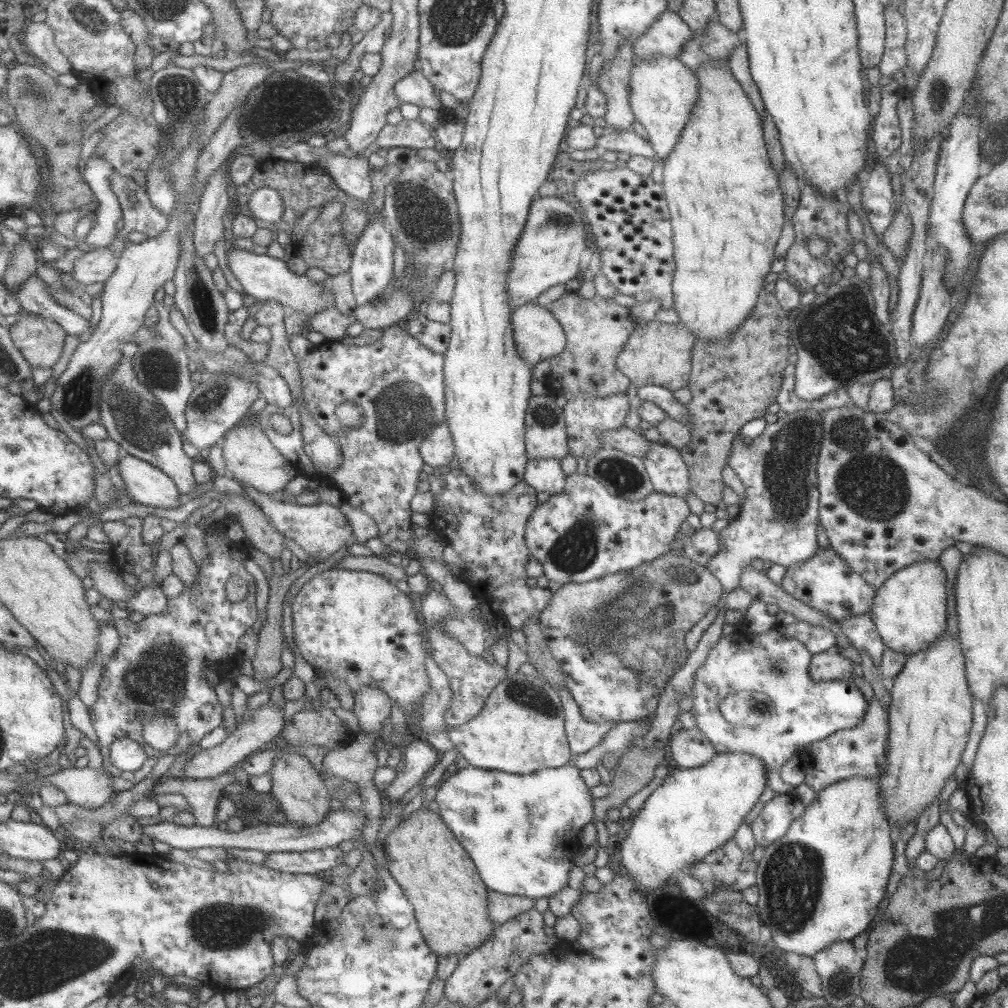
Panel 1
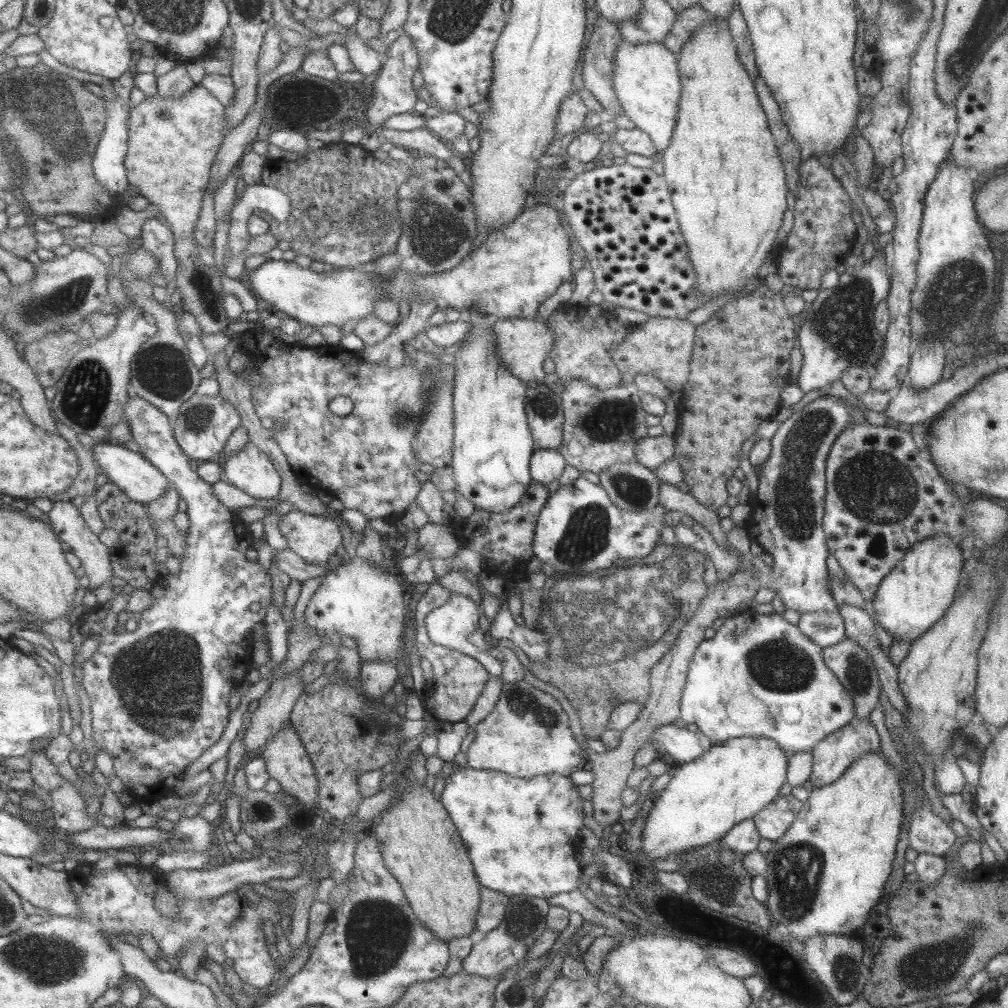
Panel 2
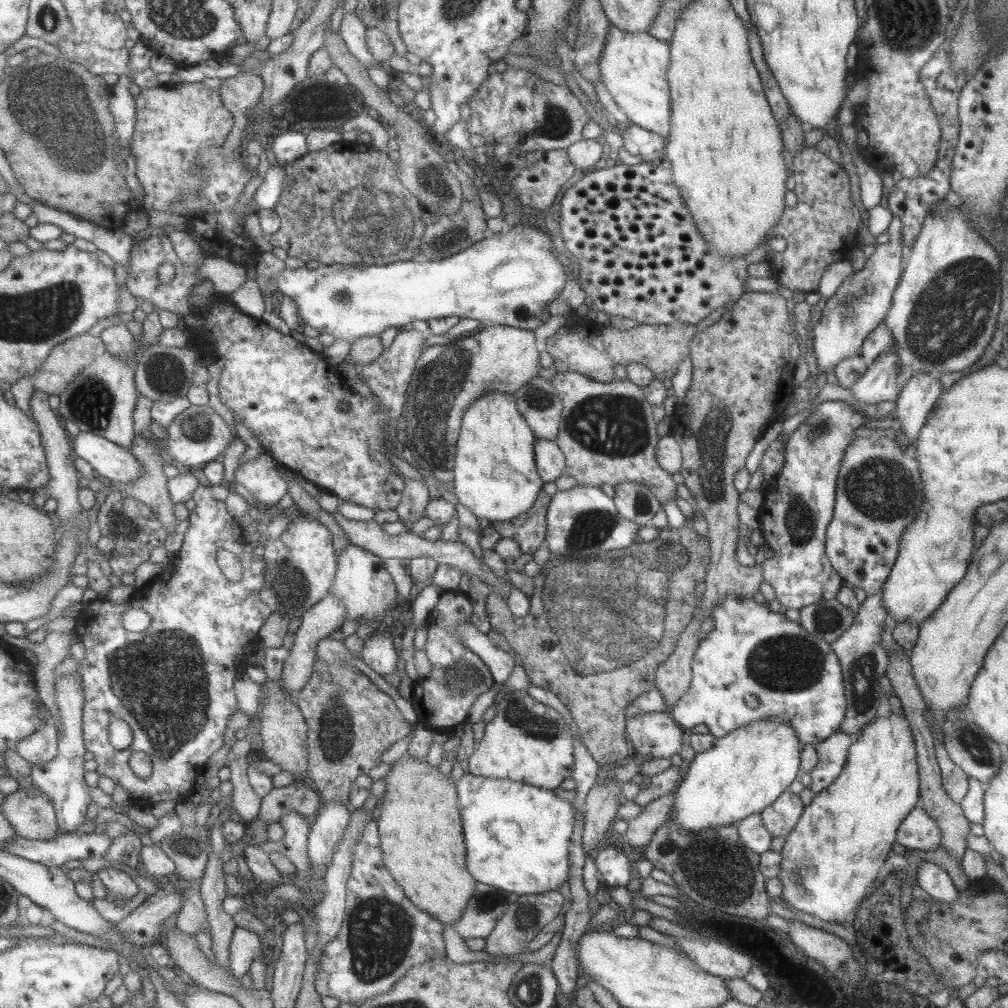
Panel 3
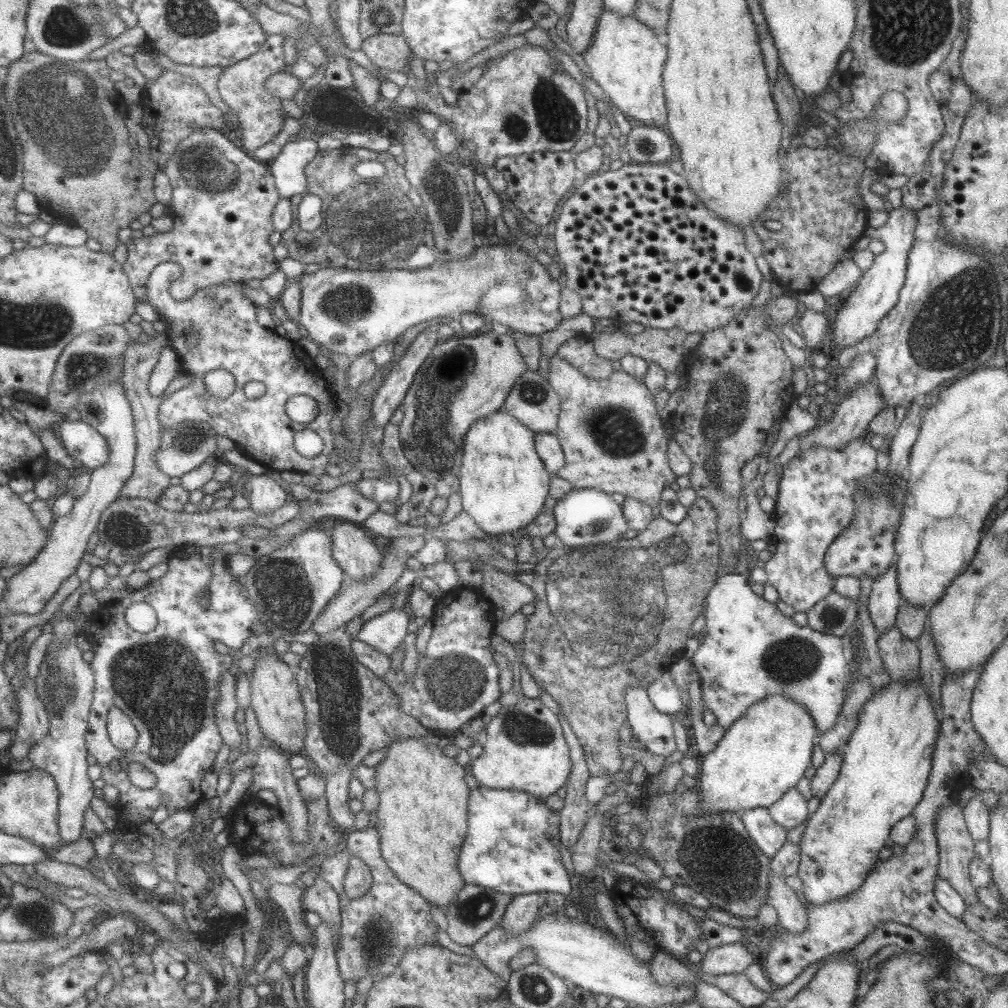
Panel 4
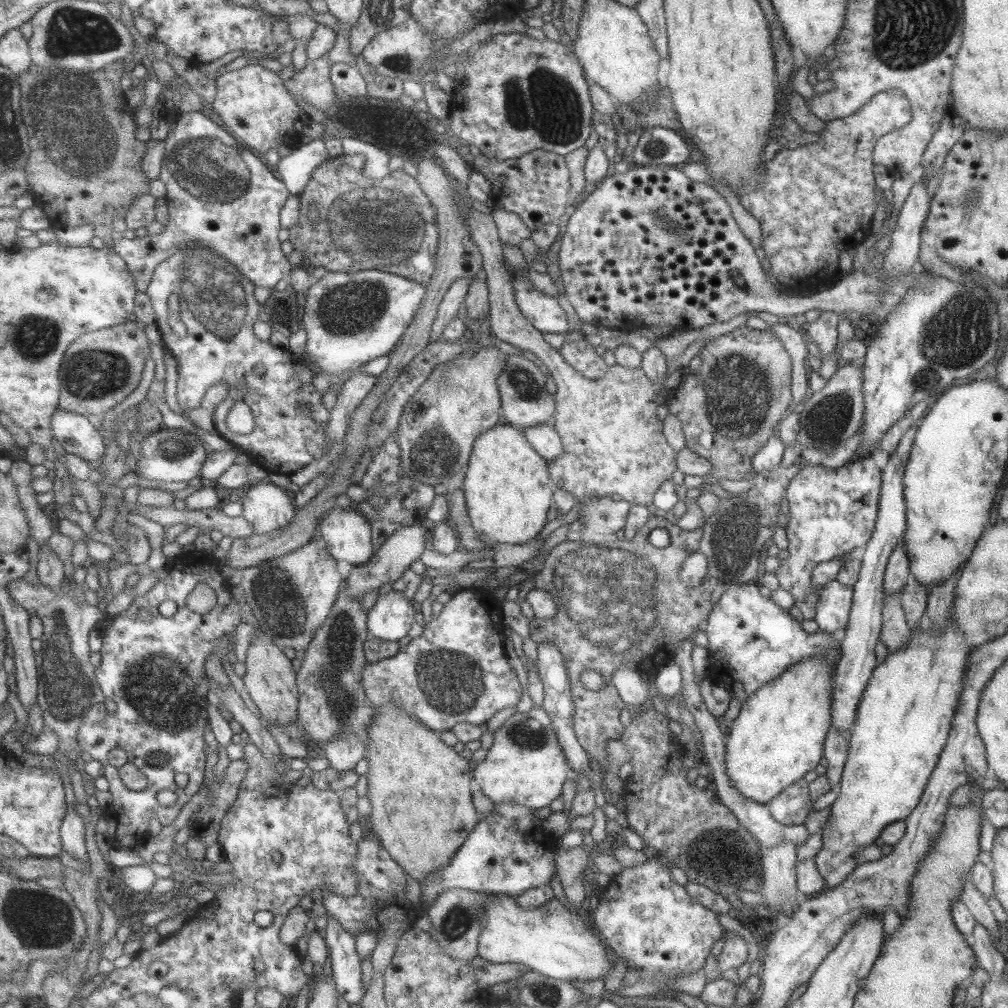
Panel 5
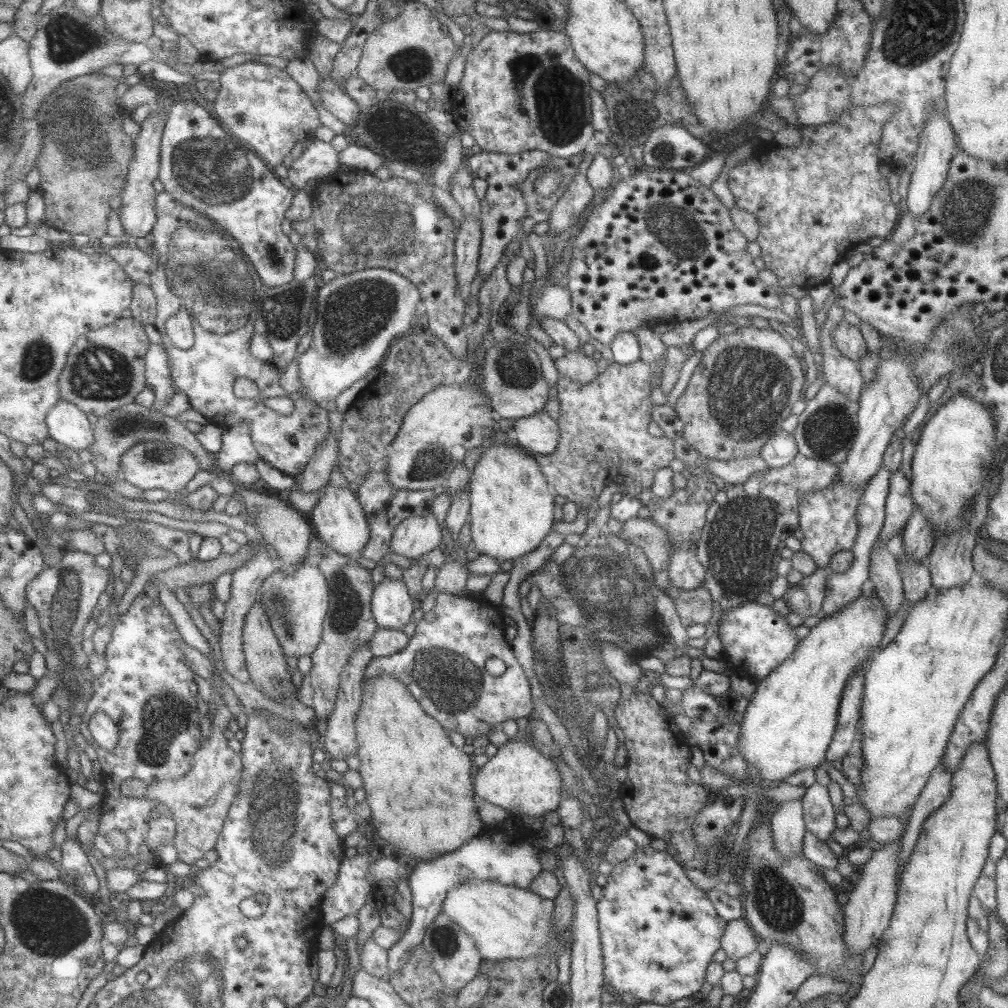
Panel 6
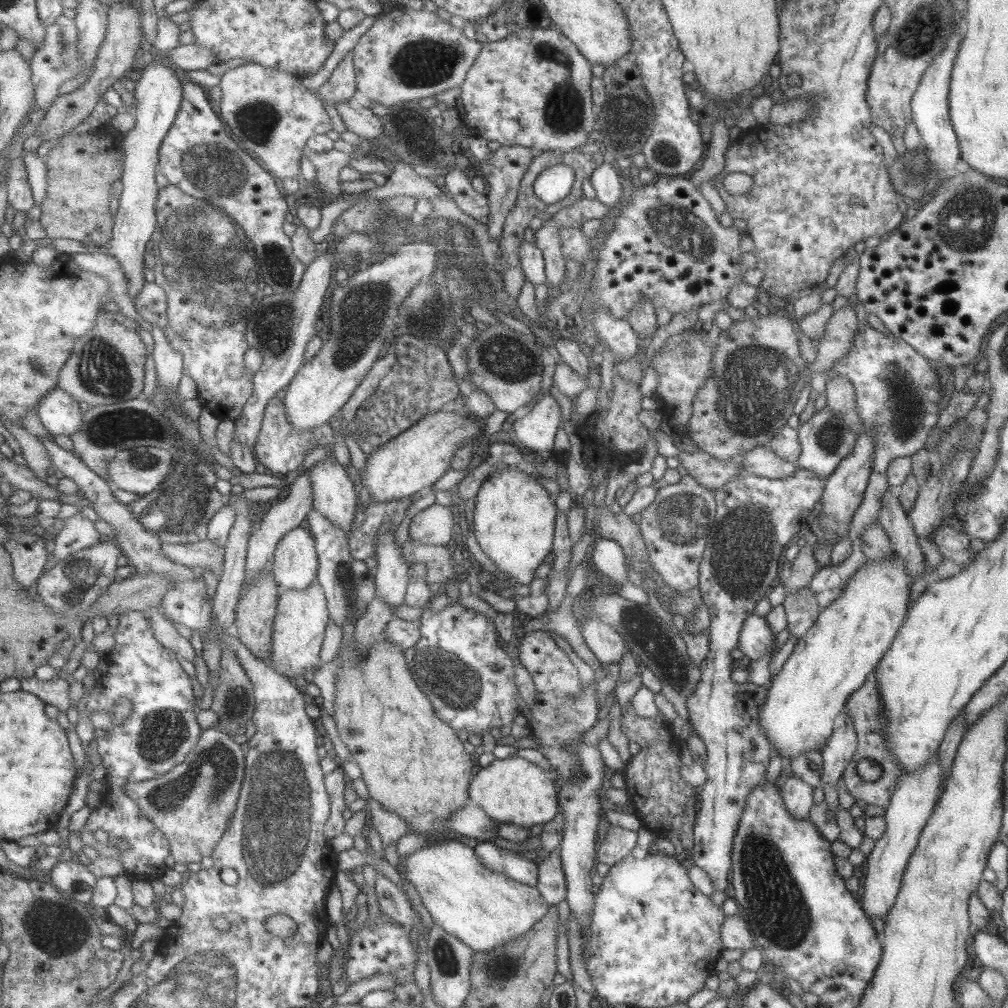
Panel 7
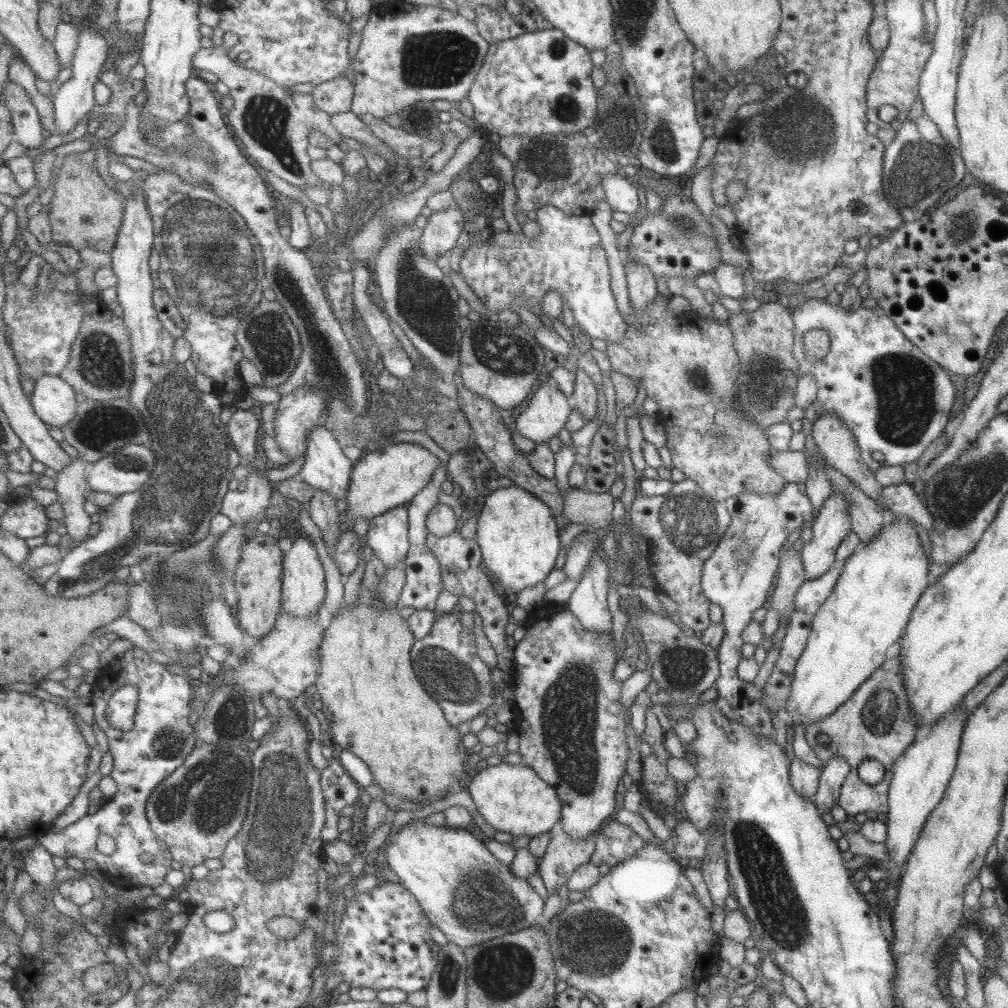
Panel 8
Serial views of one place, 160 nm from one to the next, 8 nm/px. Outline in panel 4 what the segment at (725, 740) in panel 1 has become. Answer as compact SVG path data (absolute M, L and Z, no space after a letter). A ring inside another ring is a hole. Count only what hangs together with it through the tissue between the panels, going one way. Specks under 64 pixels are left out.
M729 573L716 578L706 596L703 644L695 650L690 663L699 675L699 688L704 711L711 712L721 728L727 729L749 706L767 696L782 695L803 707L815 725L815 738L831 730L844 700L844 688L850 667L841 637L816 632L807 626L797 626L790 616L781 614L775 604L765 601L751 591L744 573Z

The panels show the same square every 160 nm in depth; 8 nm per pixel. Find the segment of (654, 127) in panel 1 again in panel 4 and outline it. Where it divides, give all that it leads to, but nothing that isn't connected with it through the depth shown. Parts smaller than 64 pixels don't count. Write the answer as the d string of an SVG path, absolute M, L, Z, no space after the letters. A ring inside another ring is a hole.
M602 8L589 48L581 56L591 79L625 118L649 127L665 127L662 68L667 58L667 47L657 41L656 34L650 28L634 16L619 16Z

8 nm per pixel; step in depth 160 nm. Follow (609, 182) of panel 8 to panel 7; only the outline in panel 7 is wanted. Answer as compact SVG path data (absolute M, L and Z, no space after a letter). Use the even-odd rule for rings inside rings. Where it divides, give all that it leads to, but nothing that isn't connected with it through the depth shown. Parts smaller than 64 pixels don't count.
M605 161L597 166L597 169L593 170L591 176L589 176L590 183L595 191L595 198L601 204L614 210L619 208L618 202L621 194L619 177L613 165Z

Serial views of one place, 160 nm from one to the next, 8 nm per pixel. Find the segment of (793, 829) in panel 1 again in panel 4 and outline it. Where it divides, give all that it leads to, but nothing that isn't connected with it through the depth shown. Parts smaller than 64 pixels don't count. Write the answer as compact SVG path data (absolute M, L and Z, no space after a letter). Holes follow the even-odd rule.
M920 674L914 676L914 680L908 682L891 682L883 689L875 689L870 700L861 707L861 713L858 716L858 724L853 729L847 744L841 750L842 763L839 769L838 777L833 781L829 790L820 798L817 809L808 815L809 819L803 830L801 841L799 842L799 862L797 867L797 878L801 880L801 887L798 891L802 901L806 904L825 904L834 900L841 900L845 895L857 890L859 885L865 880L867 873L872 870L874 864L879 860L877 852L884 847L885 841L889 837L889 831L893 825L904 816L911 815L915 805L923 798L923 791L927 784L927 777L931 768L931 757L935 741L939 732L939 717L931 709L931 701L927 697L926 688L923 688L920 681Z

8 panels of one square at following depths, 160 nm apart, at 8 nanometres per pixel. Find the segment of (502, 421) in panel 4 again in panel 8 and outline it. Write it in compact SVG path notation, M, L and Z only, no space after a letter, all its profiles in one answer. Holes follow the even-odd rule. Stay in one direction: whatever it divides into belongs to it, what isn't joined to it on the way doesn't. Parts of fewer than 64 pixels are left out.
M515 483L507 487L499 487L485 495L483 507L478 510L476 517L476 536L482 554L484 569L493 574L505 587L511 597L512 594L535 586L537 582L543 582L553 570L557 554L559 554L559 530L550 508L543 504L536 496L528 493L524 488Z

